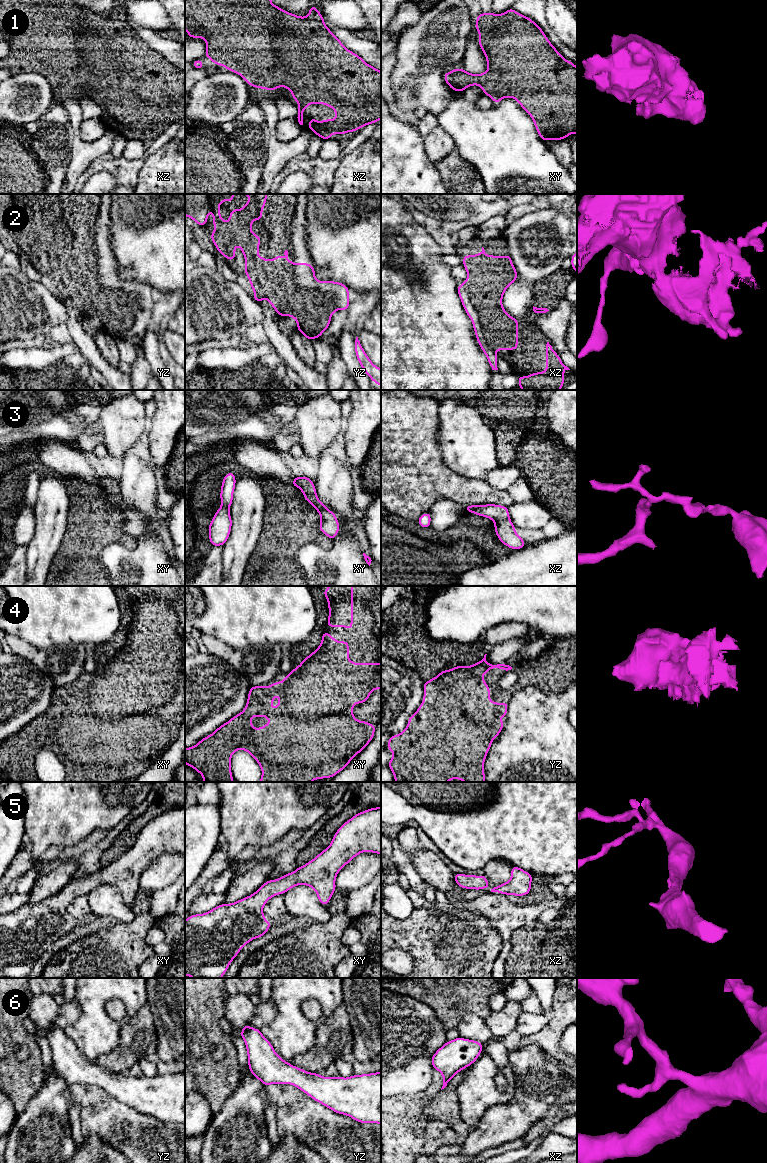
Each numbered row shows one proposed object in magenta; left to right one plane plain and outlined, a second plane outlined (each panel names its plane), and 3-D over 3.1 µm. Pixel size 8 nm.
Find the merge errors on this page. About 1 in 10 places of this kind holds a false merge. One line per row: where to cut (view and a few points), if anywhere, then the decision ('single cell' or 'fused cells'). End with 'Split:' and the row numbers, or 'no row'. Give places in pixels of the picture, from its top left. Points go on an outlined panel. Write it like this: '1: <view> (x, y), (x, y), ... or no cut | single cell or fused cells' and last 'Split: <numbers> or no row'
1: no cut | single cell
2: no cut | single cell
3: no cut | single cell
4: no cut | single cell
5: no cut | single cell
6: no cut | single cell
Split: no row

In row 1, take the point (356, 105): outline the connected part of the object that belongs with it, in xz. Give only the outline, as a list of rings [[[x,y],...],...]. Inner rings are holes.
[[[185,0],[185,30],[190,38],[202,38],[206,42],[206,53],[204,57],[211,58],[212,64],[218,64],[227,70],[240,75],[249,86],[265,90],[277,90],[283,86],[292,92],[292,98],[298,103],[298,122],[303,125],[303,111],[309,104],[325,104],[333,108],[337,119],[326,119],[318,122],[315,118],[310,117],[310,123],[306,127],[312,130],[315,135],[323,140],[329,140],[332,134],[346,134],[356,132],[368,124],[374,124],[381,119],[381,71],[372,65],[367,64],[359,55],[348,50],[343,43],[331,32],[326,26],[322,14],[312,4],[309,14],[306,17],[297,16],[293,13],[284,11],[279,6],[272,4],[271,0]]]

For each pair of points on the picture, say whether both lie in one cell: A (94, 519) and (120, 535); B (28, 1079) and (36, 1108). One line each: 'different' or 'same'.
A: same
B: different

